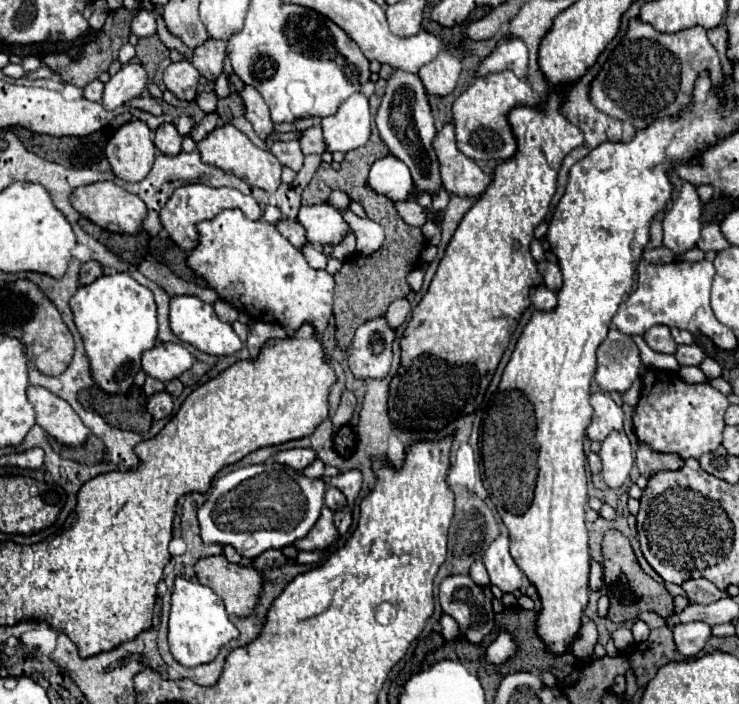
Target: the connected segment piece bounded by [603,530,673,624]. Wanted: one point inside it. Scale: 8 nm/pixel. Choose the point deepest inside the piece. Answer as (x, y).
(631, 591)

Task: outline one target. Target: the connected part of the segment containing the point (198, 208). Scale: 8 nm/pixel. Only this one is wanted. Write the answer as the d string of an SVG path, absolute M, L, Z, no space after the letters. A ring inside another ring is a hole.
M185 184L185 186L181 186L181 188L177 188L173 192L173 196L163 206L159 218L163 222L163 228L169 232L171 240L179 248L193 250L199 244L197 224L201 220L209 220L209 218L217 216L219 212L223 212L227 208L239 208L251 220L259 220L261 214L263 214L261 208L259 208L259 204L251 196L245 196L243 192L239 192L235 188L211 188L211 186L205 186L205 184Z

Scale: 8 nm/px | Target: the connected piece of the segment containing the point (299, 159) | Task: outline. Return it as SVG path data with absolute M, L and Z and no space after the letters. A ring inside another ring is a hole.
M275 142L269 146L271 154L283 164L283 166L289 166L293 168L295 172L299 172L299 168L303 166L303 152L301 152L301 146L299 142Z

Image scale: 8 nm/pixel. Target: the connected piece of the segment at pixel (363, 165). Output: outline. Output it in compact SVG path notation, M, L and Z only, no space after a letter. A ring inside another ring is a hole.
M373 128L369 144L365 144L363 148L357 148L353 152L347 152L339 172L335 172L331 168L331 164L323 162L303 192L303 204L311 206L311 204L325 202L325 198L329 198L331 190L343 190L349 194L349 198L353 198L355 202L359 202L365 208L365 214L369 220L379 222L385 230L385 242L377 252L373 252L369 256L361 256L361 254L349 256L343 262L343 268L335 274L335 304L333 304L335 340L337 340L337 348L341 348L341 350L347 350L351 346L357 326L361 326L363 322L367 322L371 318L383 316L395 298L405 298L411 292L405 278L411 270L417 268L415 262L419 260L421 250L425 248L425 236L423 236L421 228L407 226L403 222L403 218L397 214L393 202L385 196L375 194L367 186L369 166L375 160L385 158L387 154L389 154L389 150L385 148L379 132Z

